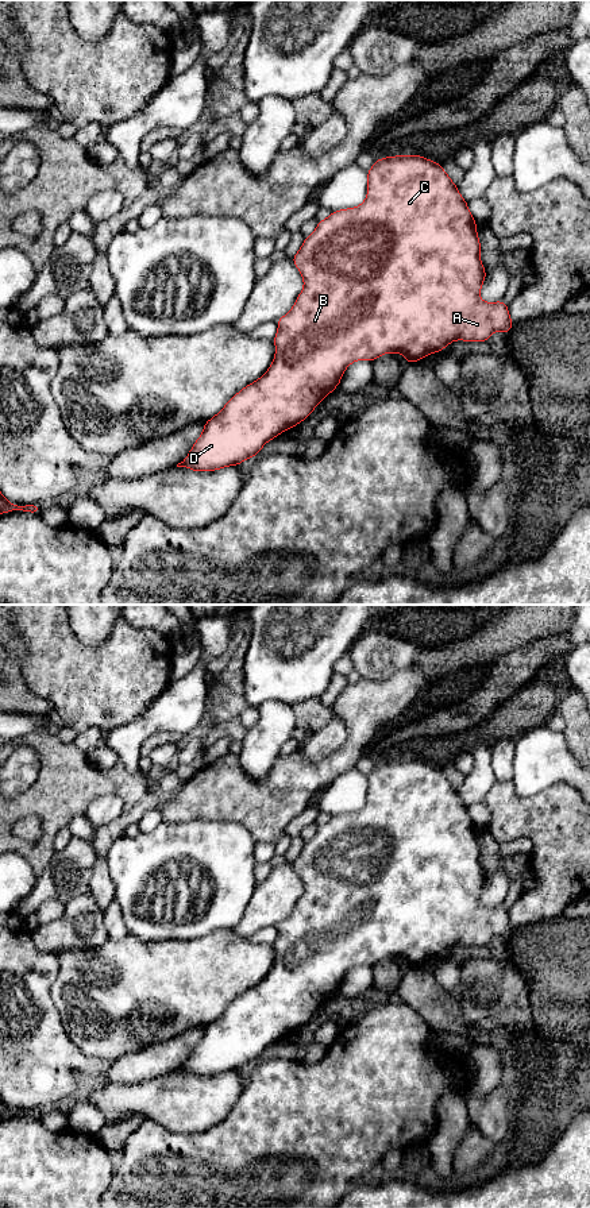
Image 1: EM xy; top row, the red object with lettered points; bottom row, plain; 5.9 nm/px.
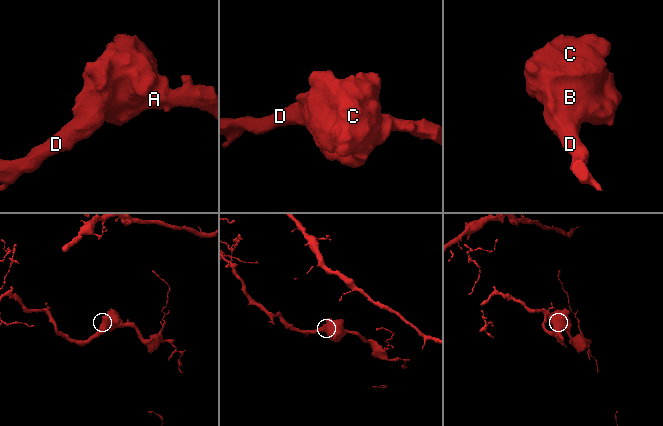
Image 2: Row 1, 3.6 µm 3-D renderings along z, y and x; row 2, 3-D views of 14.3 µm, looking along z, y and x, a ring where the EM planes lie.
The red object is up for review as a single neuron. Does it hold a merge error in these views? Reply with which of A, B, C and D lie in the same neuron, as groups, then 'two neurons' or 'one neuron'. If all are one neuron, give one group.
A B C D; one neuron

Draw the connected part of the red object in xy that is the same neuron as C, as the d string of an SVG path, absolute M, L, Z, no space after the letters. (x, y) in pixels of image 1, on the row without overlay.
M419 759L377 764L367 776L366 804L356 813L333 815L319 826L292 862L302 879L304 894L292 915L277 926L278 937L273 943L277 953L271 970L204 1028L201 1041L177 1072L216 1076L258 1060L269 1045L308 1023L323 1003L340 989L343 977L355 965L374 966L383 958L394 957L402 958L406 968L414 968L455 945L487 946L495 935L508 938L514 927L504 904L485 907L479 902L486 883L479 854L477 826L458 790L440 768Z

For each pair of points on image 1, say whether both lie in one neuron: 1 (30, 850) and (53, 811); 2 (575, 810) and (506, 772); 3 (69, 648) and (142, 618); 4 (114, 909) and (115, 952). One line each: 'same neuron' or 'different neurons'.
1: same neuron
2: different neurons
3: different neurons
4: different neurons

